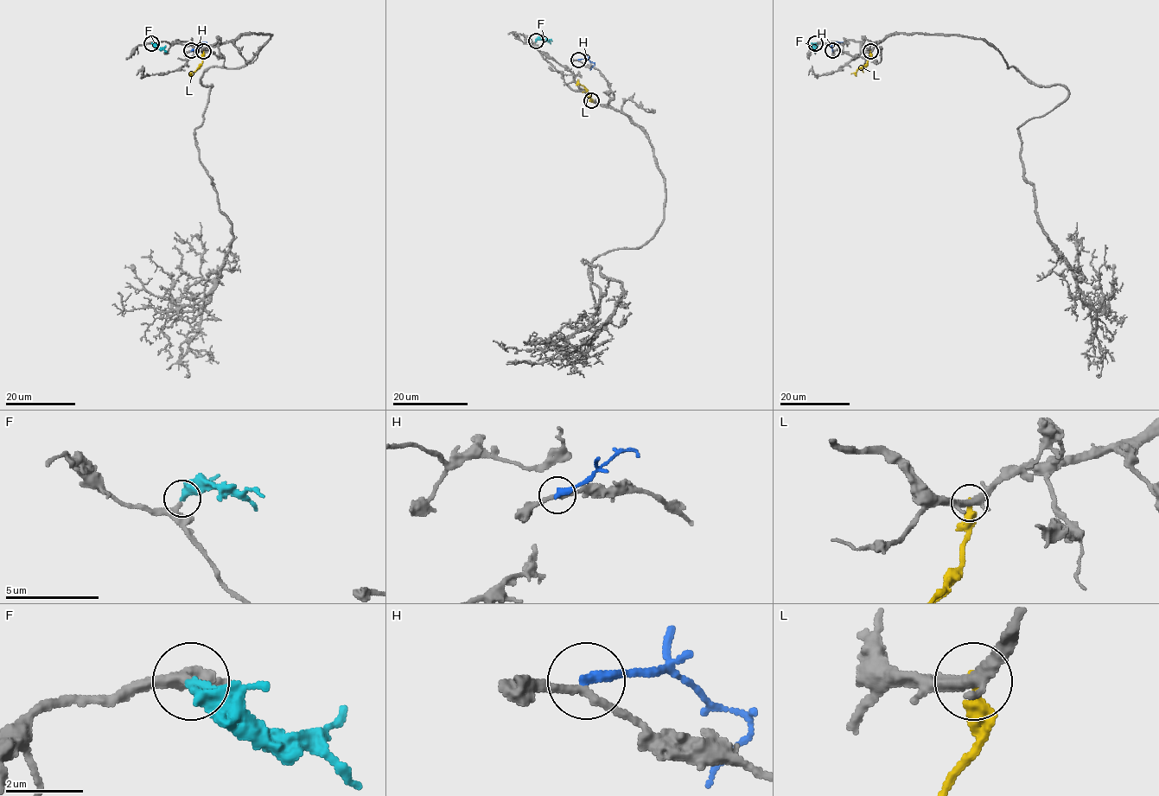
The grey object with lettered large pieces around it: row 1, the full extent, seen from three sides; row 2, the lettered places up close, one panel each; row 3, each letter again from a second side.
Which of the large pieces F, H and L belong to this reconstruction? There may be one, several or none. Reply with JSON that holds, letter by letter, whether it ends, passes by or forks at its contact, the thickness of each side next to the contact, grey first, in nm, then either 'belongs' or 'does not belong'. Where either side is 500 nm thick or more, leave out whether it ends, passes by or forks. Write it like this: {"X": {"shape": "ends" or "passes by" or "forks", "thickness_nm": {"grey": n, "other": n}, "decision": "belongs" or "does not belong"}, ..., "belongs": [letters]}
{"F": {"shape": "ends", "thickness_nm": {"grey": 240, "other": 400}, "decision": "belongs"}, "H": {"shape": "ends", "thickness_nm": {"grey": 200, "other": 320}, "decision": "does not belong"}, "L": {"shape": "ends", "thickness_nm": {"grey": 280, "other": 400}, "decision": "does not belong"}, "belongs": ["F"]}

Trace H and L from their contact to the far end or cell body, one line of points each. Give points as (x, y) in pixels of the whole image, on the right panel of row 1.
H: (832, 50), (831, 45), (835, 41), (842, 41)
L: (870, 51), (868, 62), (851, 74)

